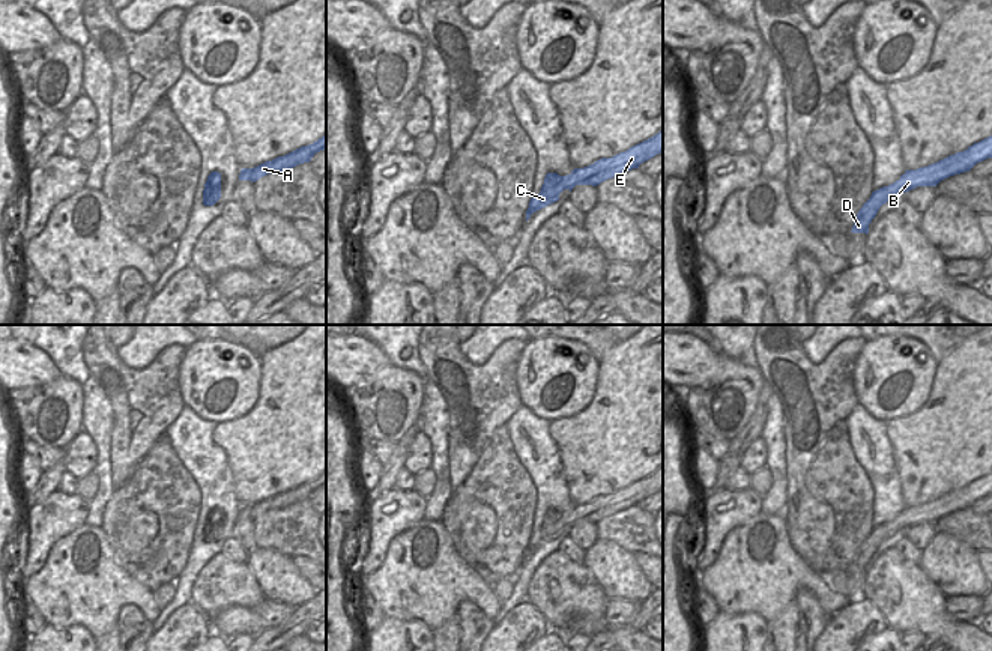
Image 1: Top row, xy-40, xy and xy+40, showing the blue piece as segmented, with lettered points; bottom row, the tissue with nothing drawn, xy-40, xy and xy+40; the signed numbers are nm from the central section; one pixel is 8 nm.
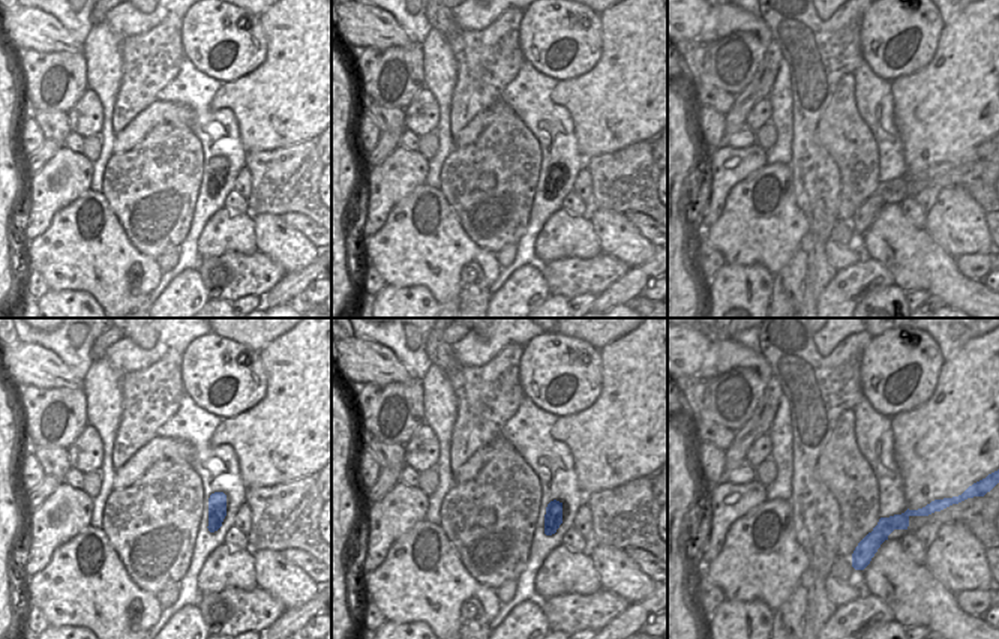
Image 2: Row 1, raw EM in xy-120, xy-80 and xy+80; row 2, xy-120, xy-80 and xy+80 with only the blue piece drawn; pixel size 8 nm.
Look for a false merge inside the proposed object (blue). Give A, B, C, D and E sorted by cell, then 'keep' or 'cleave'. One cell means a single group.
A B C D E; keep

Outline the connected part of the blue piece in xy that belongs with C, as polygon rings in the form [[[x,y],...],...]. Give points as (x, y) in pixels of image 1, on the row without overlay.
[[[663,466],[654,474],[630,484],[625,489],[621,489],[612,495],[601,495],[583,505],[574,505],[567,513],[559,513],[558,510],[547,510],[541,528],[529,538],[529,544],[526,547],[526,558],[534,549],[558,538],[559,531],[564,526],[568,526],[571,529],[576,522],[597,523],[607,516],[624,511],[633,505],[639,505],[642,499],[654,495],[661,489]]]

